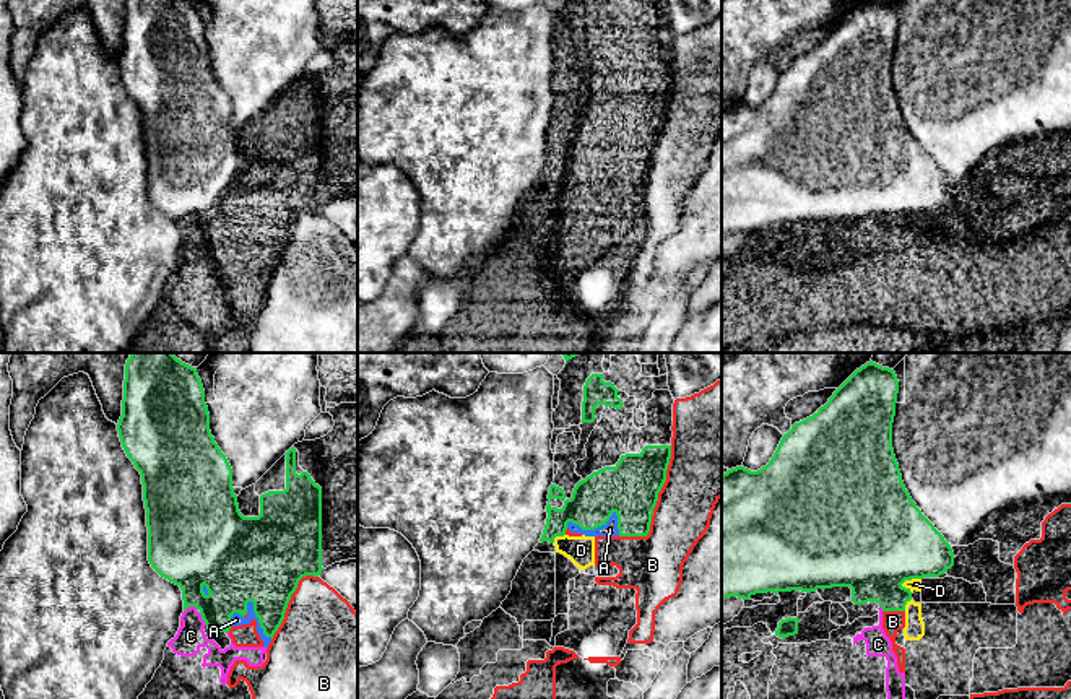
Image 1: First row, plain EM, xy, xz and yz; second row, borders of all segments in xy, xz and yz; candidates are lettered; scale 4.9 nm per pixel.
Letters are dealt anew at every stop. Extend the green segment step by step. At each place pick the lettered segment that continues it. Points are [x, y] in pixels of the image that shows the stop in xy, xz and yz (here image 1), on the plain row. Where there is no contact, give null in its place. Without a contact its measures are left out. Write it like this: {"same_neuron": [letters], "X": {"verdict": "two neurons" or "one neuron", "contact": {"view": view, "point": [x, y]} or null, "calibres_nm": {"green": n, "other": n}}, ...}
{"same_neuron": ["A"], "A": {"verdict": "one neuron", "contact": {"view": "xz", "point": [600, 161]}, "calibres_nm": {"green": 280, "other": 70}}, "B": {"verdict": "two neurons", "contact": {"view": "xz", "point": [655, 140]}, "calibres_nm": {"green": 280, "other": 300}}, "C": {"verdict": "two neurons", "contact": {"view": "xy", "point": [190, 241]}, "calibres_nm": {"green": 320, "other": 140}}, "D": {"verdict": "two neurons", "contact": {"view": "yz", "point": [910, 215]}, "calibres_nm": {"green": 480, "other": 60}}}

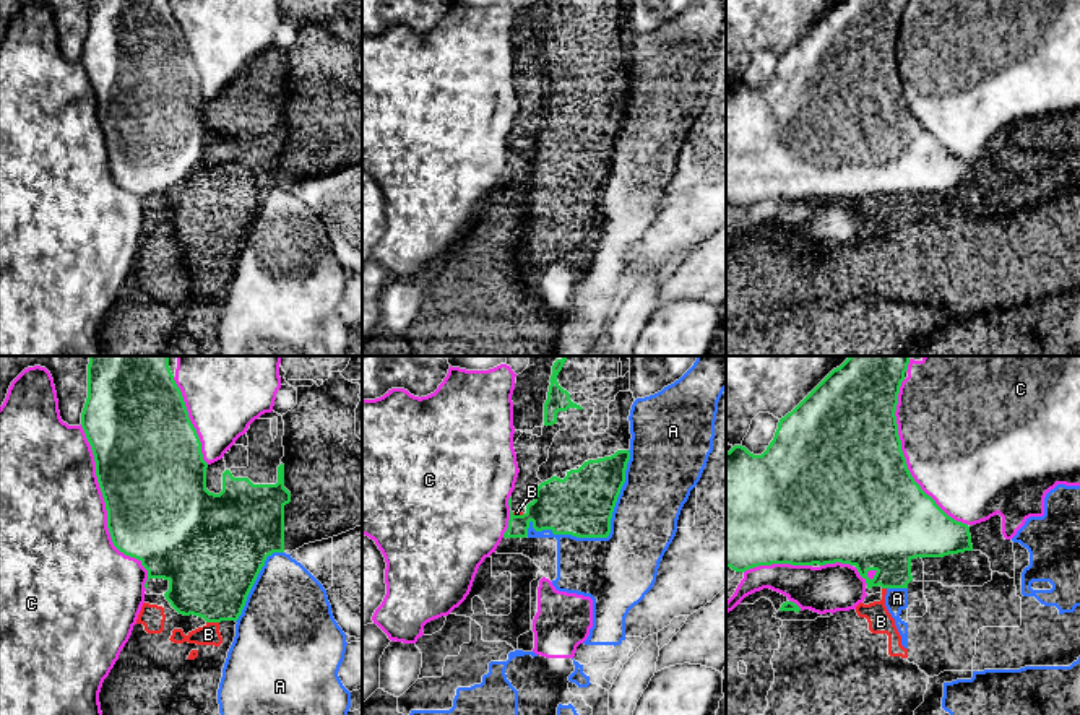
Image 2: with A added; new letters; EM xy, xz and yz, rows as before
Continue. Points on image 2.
{"same_neuron": [], "A": {"verdict": "two neurons", "contact": {"view": "xz", "point": [606, 173]}, "calibres_nm": {"green": 320, "other": 360}}, "B": {"verdict": "two neurons", "contact": {"view": "xy", "point": [213, 257]}, "calibres_nm": {"green": 420, "other": 100}}, "C": {"verdict": "two neurons", "contact": {"view": "xy", "point": [106, 145]}, "calibres_nm": {"green": 500, "other": 500}}}

